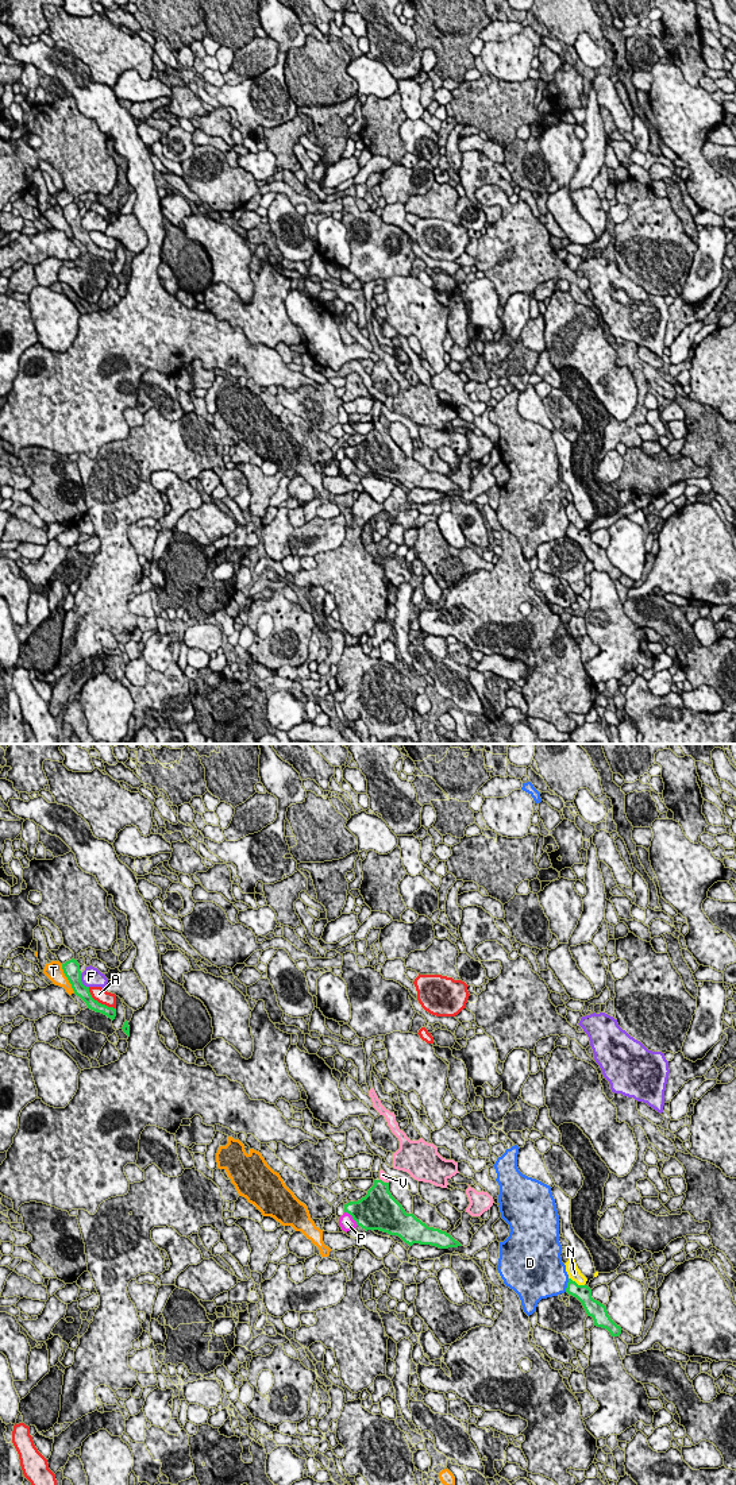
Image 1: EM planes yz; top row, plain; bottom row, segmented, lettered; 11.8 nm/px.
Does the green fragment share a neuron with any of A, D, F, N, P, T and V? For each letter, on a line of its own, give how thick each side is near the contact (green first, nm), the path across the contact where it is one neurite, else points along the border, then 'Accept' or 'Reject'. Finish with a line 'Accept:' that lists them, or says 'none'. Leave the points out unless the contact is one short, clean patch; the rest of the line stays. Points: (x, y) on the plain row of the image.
A: Thickness 140 nm (green) against 170 nm. Reject
D: Thickness 190 nm (green) against 440 nm. Reject
F: Thickness 190 nm (green) against 220 nm. Reject
N: Thickness 190 nm (green) against 160 nm. Reject
P: Thickness 420 nm (green) against 180 nm. Reject
T: Thickness 190 nm (green) against 200 nm. Reject
V: Thickness 340 nm (green) against 90 nm. Path across: yz (378, 446), (378, 438), (386, 427), (382, 419). Accept
Accept: V

